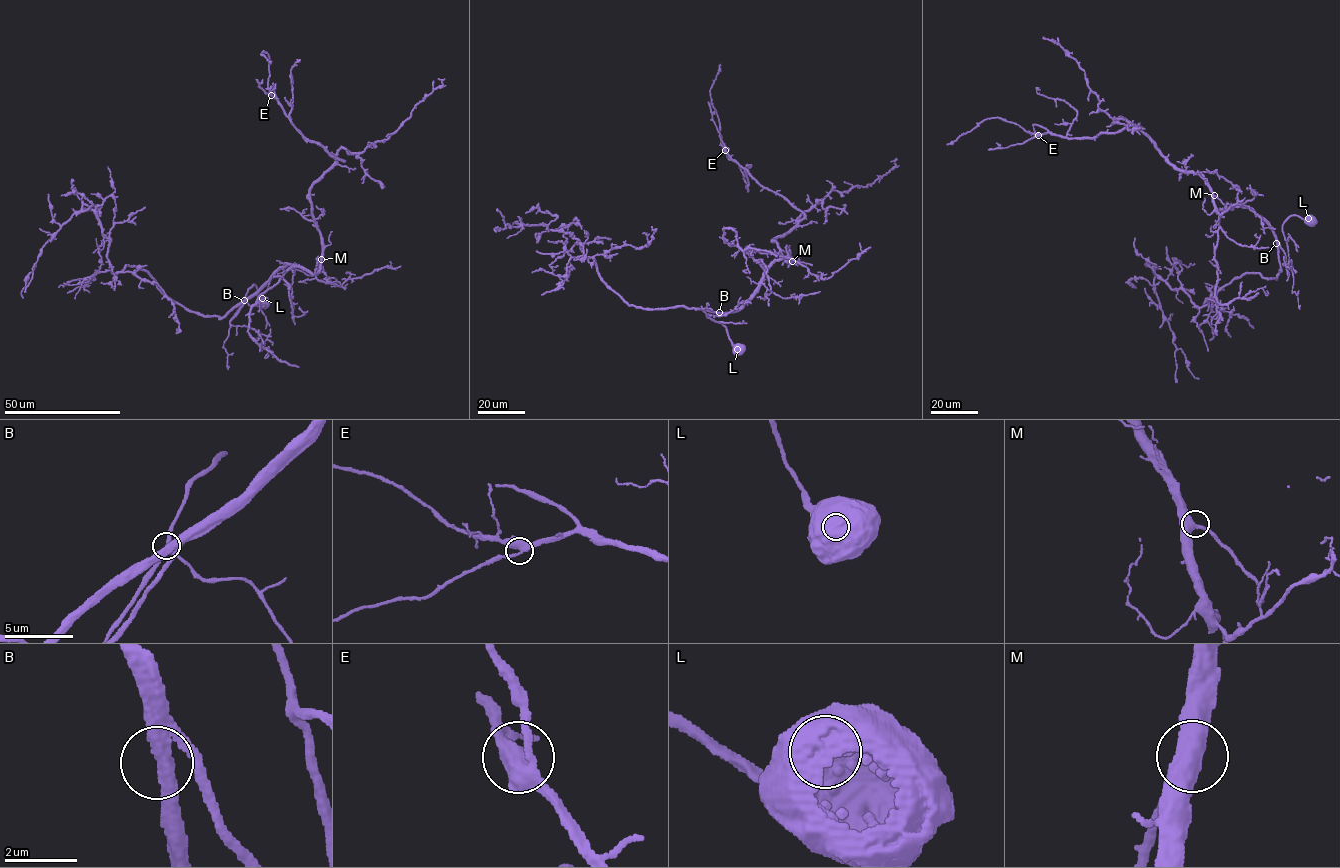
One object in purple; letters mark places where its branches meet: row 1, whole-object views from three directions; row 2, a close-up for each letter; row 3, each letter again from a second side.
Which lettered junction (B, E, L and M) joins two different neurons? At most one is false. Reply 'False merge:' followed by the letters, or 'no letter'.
False merge: no letter

